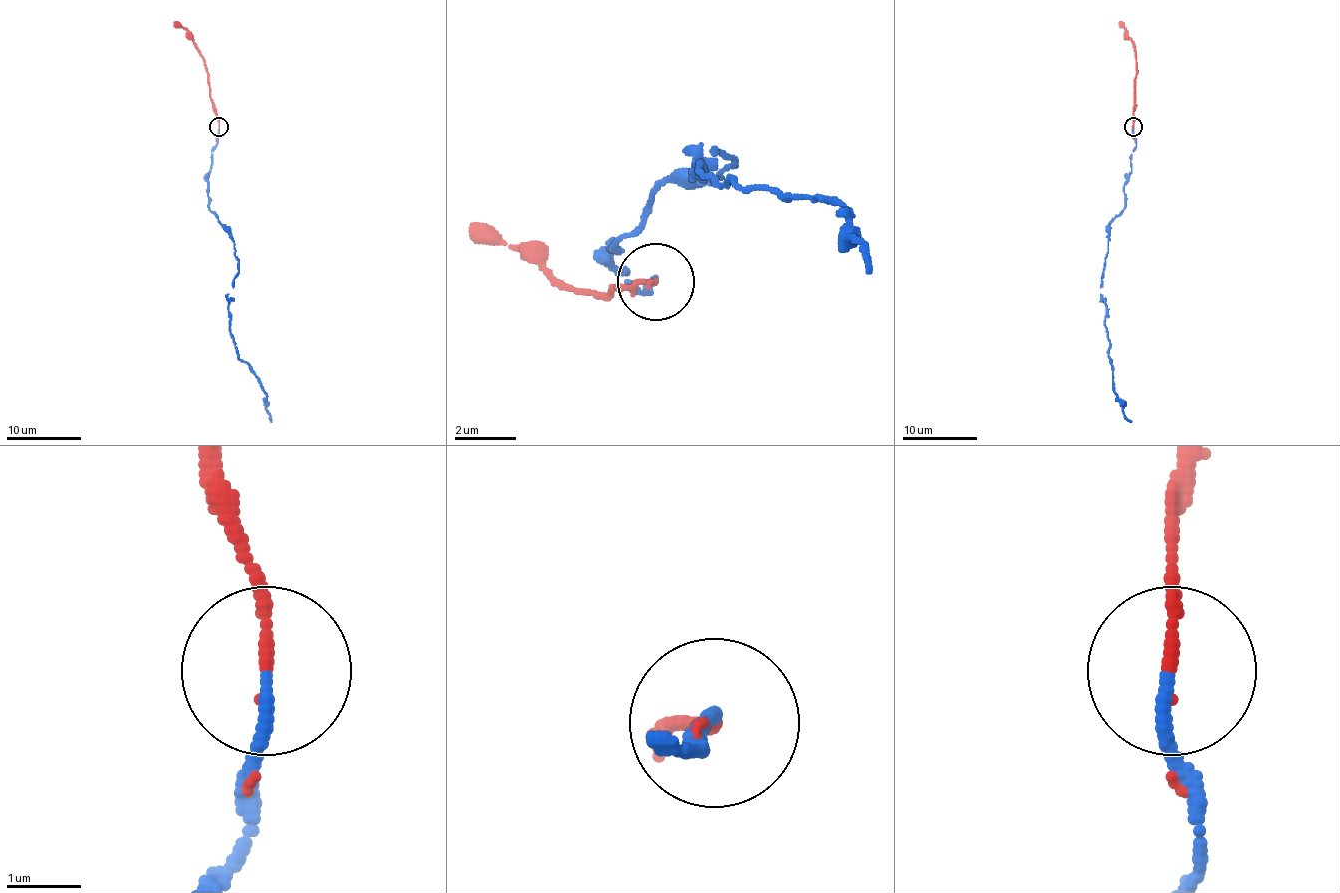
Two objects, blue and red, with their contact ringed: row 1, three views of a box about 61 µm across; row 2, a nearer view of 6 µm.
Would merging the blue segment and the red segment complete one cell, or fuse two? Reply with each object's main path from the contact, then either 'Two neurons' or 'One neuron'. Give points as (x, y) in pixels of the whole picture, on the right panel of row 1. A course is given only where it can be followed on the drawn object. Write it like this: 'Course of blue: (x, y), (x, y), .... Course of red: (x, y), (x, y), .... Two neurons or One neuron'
Course of blue: (1134, 126), (1132, 171), (1124, 209), (1109, 224), (1100, 299), (1105, 305), (1113, 387), (1124, 415), (1132, 421). Course of red: (1134, 126), (1135, 49), (1128, 32), (1119, 23). One neuron

